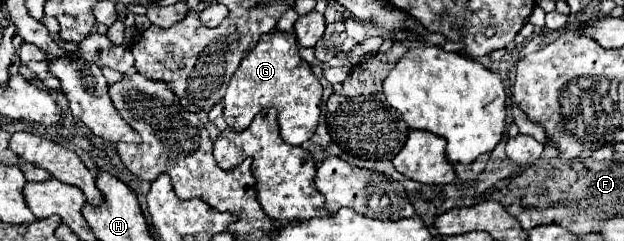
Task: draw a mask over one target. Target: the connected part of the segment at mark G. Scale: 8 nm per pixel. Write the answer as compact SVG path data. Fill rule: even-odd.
M275 31L263 35L231 77L223 97L223 107L223 117L233 131L247 129L261 109L275 107L279 131L285 143L303 145L313 137L321 115L321 83L313 75L311 65L299 57L299 43L293 33Z

